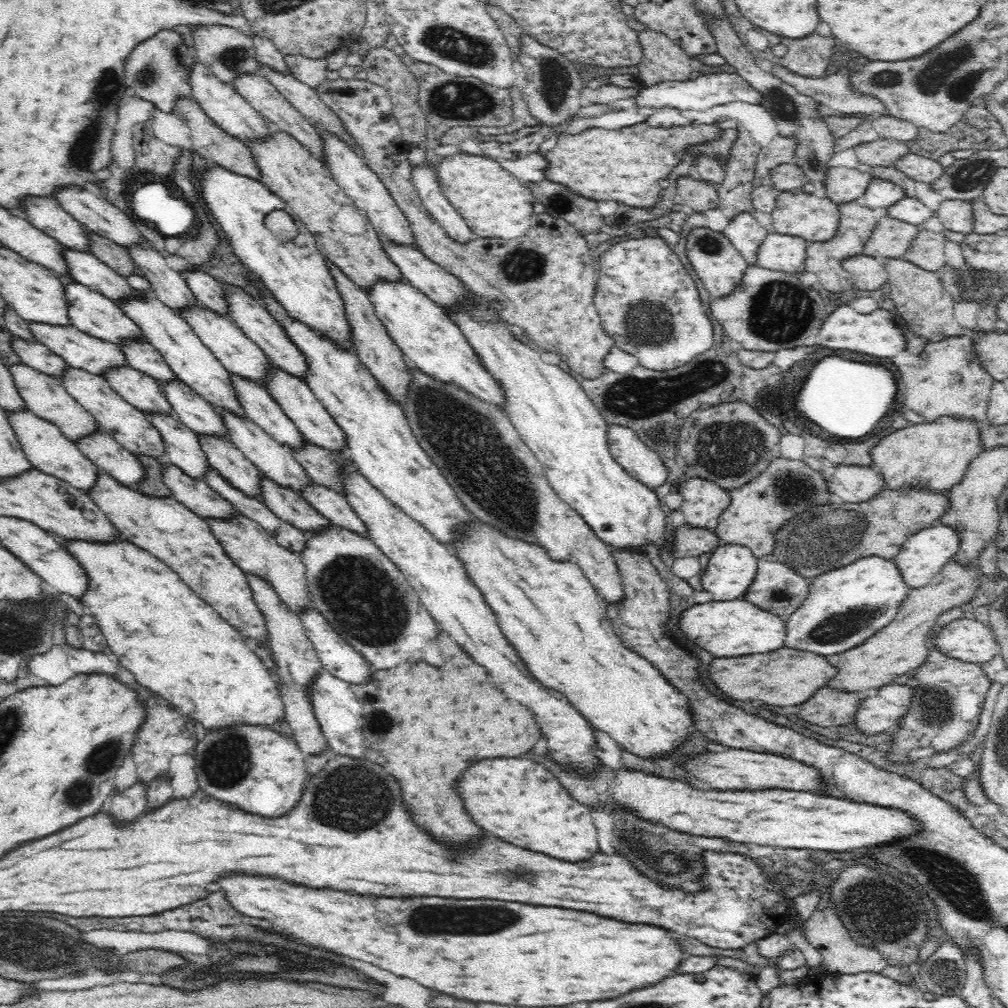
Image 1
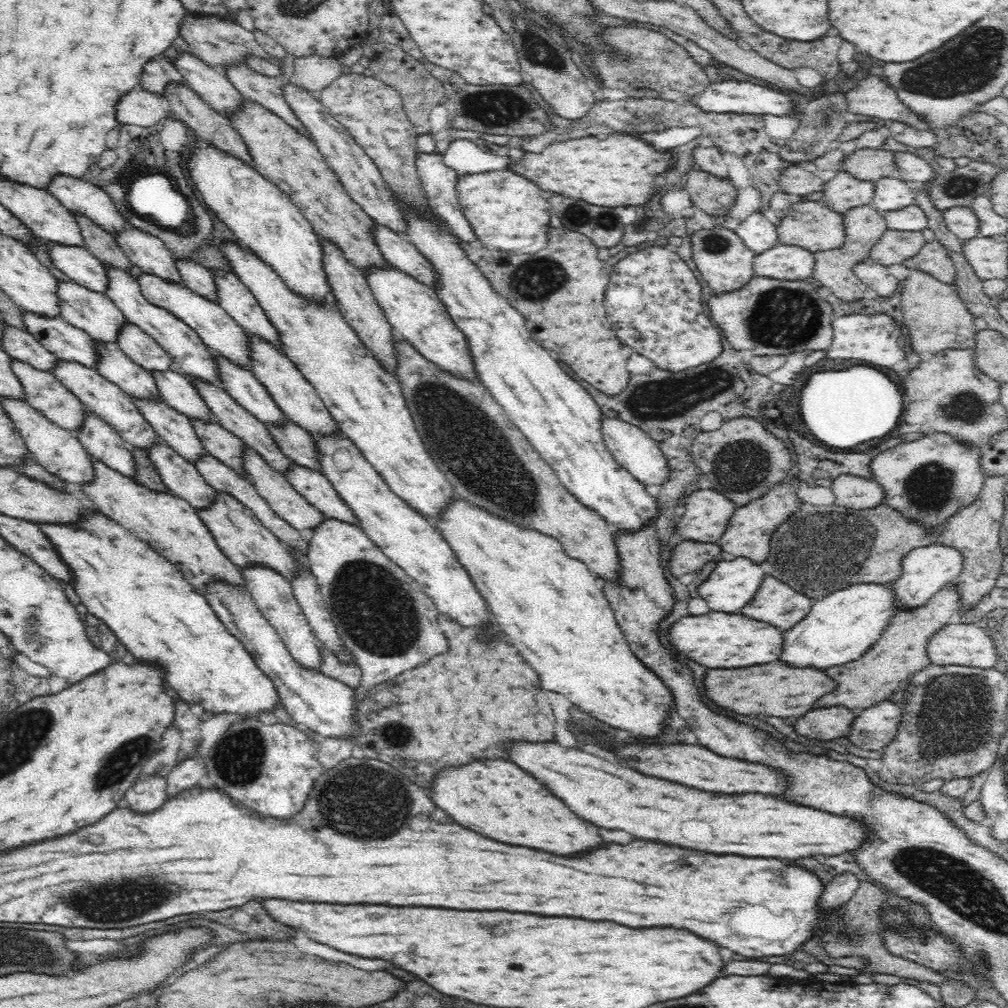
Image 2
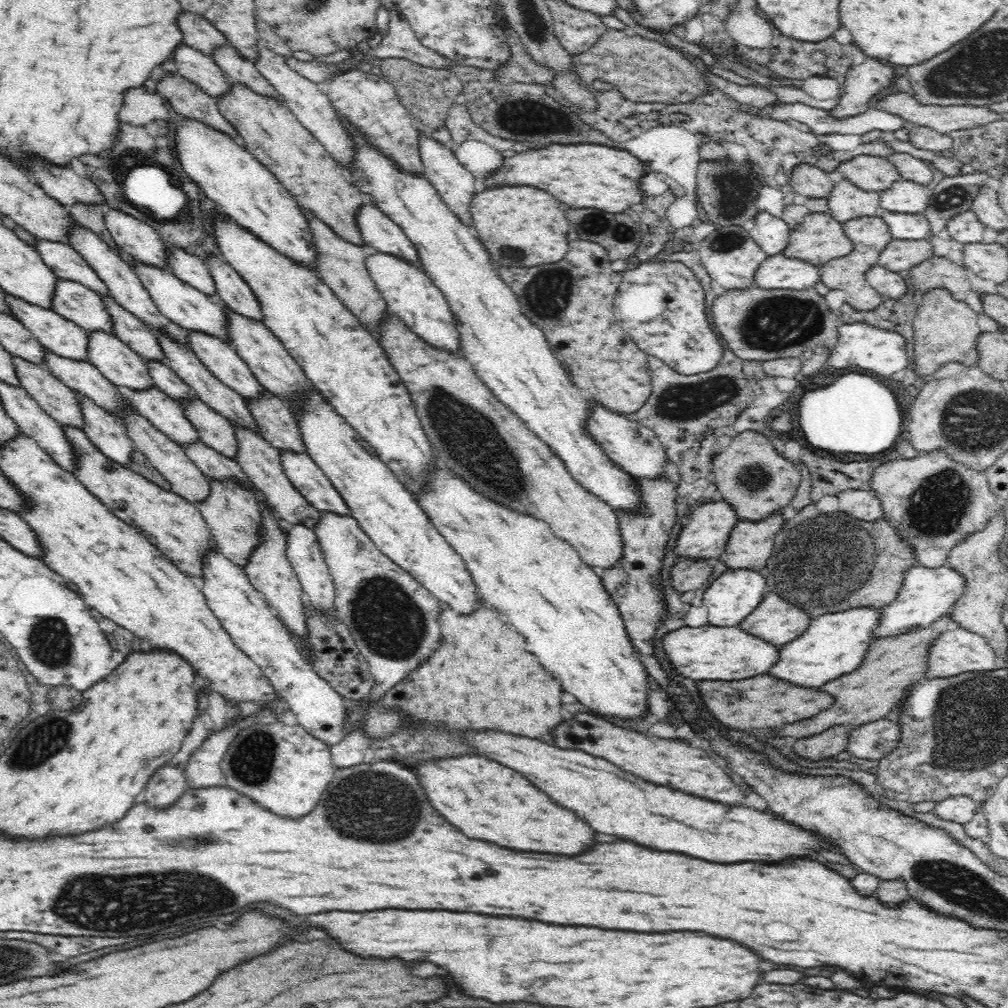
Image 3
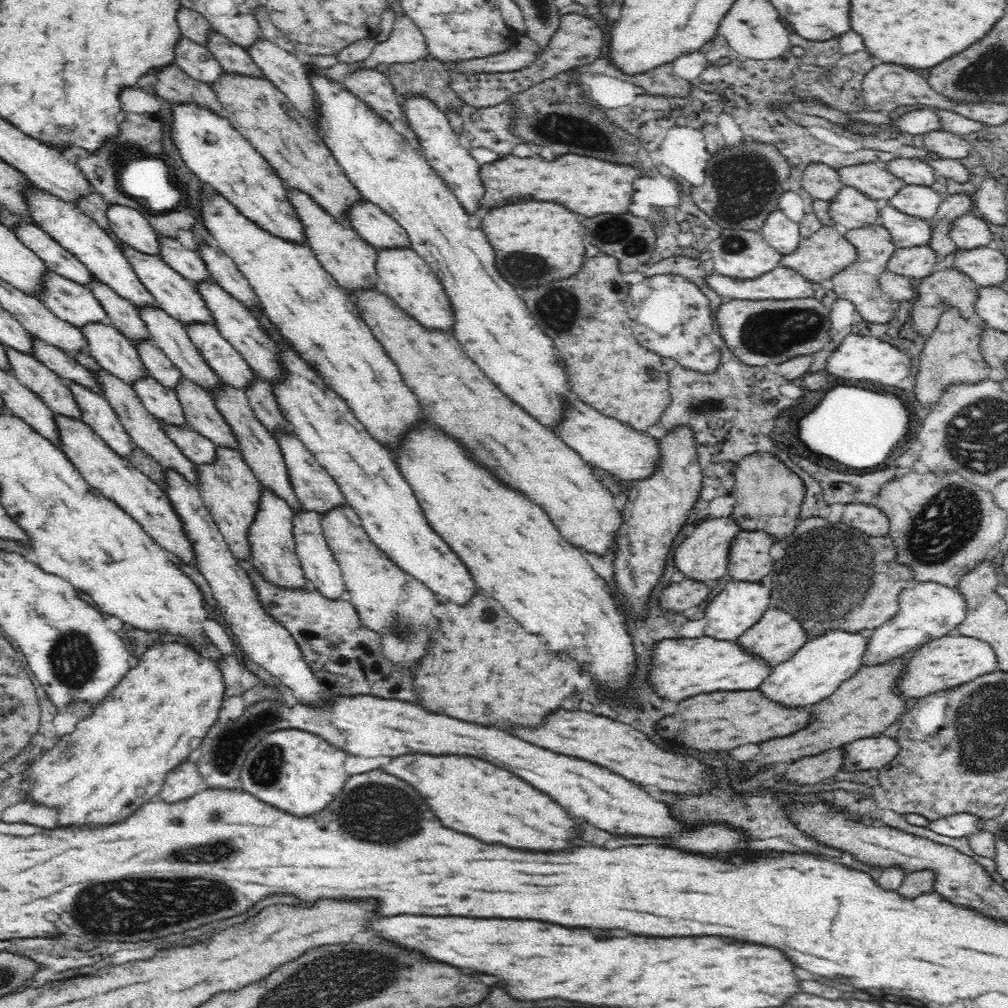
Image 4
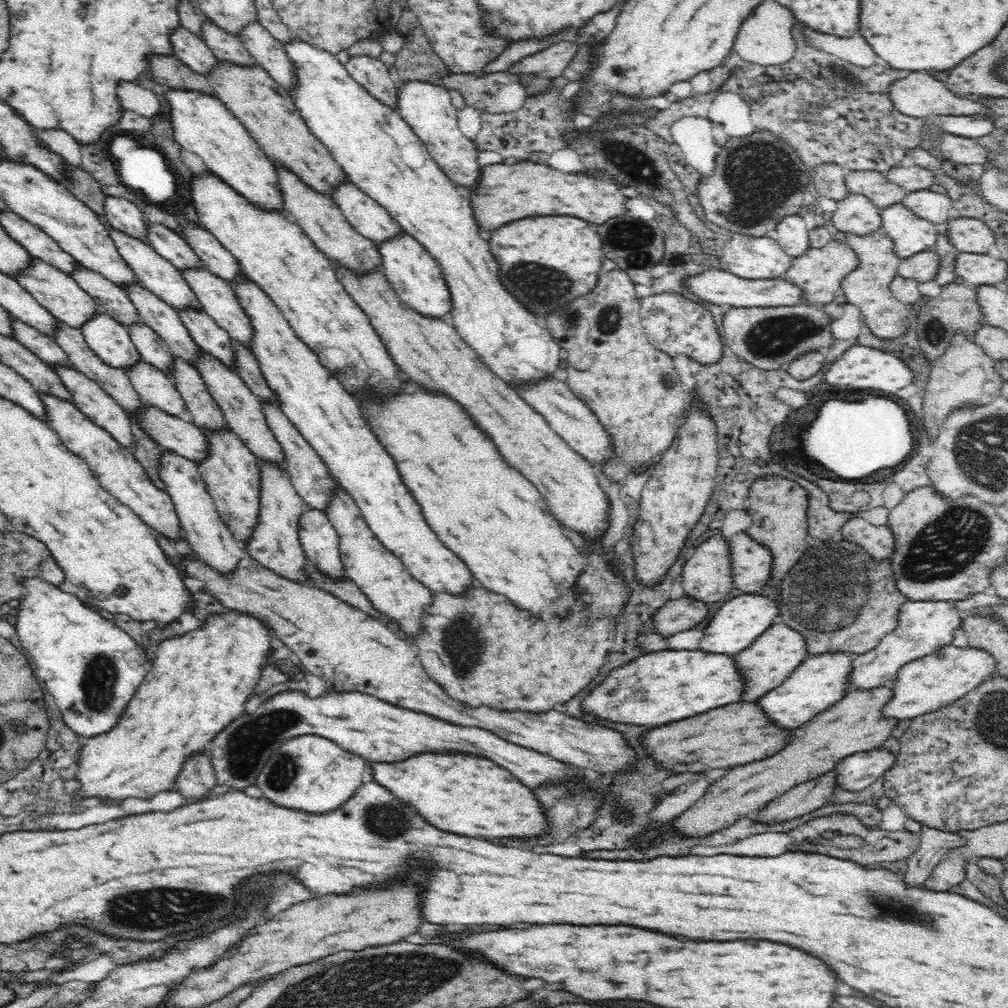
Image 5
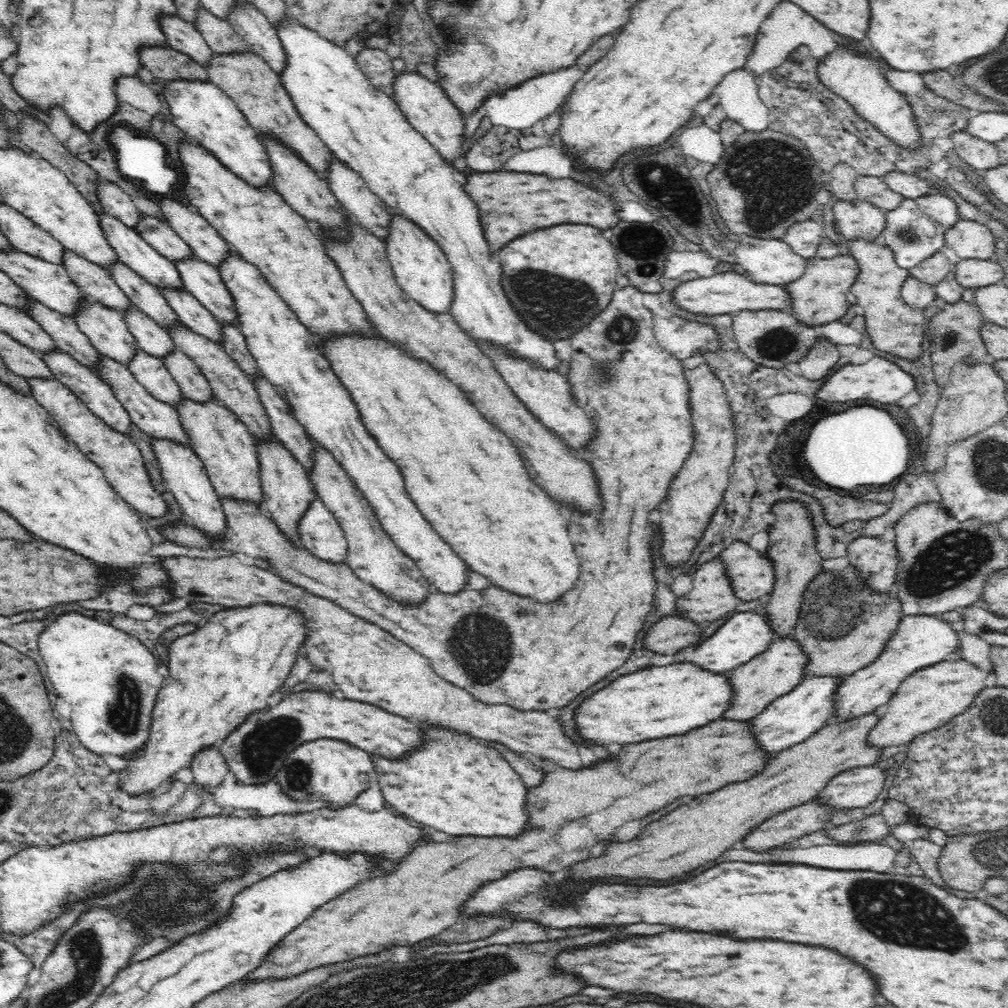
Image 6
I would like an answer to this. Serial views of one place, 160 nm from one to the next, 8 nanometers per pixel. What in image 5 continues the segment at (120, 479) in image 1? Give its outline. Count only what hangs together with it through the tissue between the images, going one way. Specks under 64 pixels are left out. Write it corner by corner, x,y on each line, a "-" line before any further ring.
52,366
52,368
72,394
72,403
77,409
108,432
120,446
132,449
136,431
131,419
117,401
73,367
66,366
60,369

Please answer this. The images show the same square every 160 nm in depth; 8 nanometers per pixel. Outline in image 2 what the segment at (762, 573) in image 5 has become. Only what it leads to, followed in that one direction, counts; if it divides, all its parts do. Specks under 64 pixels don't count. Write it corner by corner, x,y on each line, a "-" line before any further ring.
792,471
782,482
772,485
764,494
750,499
743,505
737,506
728,519
724,532
720,535
719,544
721,550
734,557
741,556
751,558
756,563
762,563
767,560
771,553
771,540
776,528
782,524
792,513
795,513
802,503
798,489
801,482
794,478

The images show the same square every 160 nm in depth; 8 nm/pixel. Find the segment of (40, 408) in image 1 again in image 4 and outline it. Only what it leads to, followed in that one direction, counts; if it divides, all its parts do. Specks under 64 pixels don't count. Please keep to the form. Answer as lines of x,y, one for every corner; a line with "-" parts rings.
7,346
5,349
7,350
8,362
10,363
13,374
26,388
30,389
34,394
37,394
55,415
60,414
62,417
81,420
81,412
74,395
71,393
71,390
64,385
64,380
62,380
60,376
42,364
33,355
28,356
27,354
22,354

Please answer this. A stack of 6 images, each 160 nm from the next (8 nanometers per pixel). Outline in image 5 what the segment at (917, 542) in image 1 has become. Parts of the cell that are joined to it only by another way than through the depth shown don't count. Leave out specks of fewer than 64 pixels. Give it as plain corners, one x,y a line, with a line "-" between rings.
907,598
899,608
898,623
887,632
870,650
853,656
851,685
856,690
866,690
876,686
891,684
897,679
900,667
912,659
937,651
952,642
954,633
960,629
962,618
948,599

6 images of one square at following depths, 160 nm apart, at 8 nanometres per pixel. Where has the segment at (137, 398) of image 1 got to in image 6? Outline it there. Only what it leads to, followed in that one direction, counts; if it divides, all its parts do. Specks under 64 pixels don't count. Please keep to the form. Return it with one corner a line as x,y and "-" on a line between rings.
84,300
74,320
101,356
122,365
136,356
139,348
121,311

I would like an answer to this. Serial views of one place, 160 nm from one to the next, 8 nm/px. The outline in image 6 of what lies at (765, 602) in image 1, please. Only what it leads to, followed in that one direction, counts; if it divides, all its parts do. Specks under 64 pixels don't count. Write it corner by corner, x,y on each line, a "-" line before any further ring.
792,634
777,635
767,644
763,651
728,672
734,688
734,699
723,717
754,720
766,705
774,702
776,698
780,698
782,694
788,694
793,687
800,684
806,675
807,664
808,655
806,651

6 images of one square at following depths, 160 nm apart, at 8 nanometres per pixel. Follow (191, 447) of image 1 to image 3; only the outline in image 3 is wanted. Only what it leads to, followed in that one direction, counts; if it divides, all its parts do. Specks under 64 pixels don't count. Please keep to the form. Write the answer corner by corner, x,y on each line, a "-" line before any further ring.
156,386
148,390
140,390
139,392
123,388
122,393
132,403
136,413
146,418
156,430
171,438
176,444
186,447
200,441
197,430
183,412
182,404
178,400
164,394

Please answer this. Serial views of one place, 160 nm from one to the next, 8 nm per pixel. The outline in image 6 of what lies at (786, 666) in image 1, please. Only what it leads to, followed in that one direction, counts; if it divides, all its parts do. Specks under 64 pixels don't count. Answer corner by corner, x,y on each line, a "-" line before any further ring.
718,718
717,720
712,720
704,726
699,726
698,728
688,730
687,733
677,734
677,735
668,735
660,738
651,738
648,740
643,740
640,742
633,742
630,744
624,745
624,750
618,750
618,760
604,760
602,764
598,763
591,767
582,767
581,769
565,769
564,767
557,766
554,768
554,772
548,772
544,782
536,788
530,788
528,790
528,812
530,812
530,820
528,820
528,830
524,834
520,834
518,838
460,838
456,836
454,840
450,838
444,840
444,836
440,836
440,842
434,842
434,844
426,844
426,846
420,846
416,848
412,854
404,856
402,862
396,866
396,870
388,876
380,876
380,878
374,878
374,880
362,881
357,885
354,885
351,889
344,891
342,894
331,898
330,900
324,901
322,904
319,904
316,908
313,908
309,915
301,920
294,928
291,928
287,933
283,934
283,937
279,938
279,941
266,953
266,956
261,960
259,965
256,965
249,970
248,974
244,974
241,982
244,981
256,981
264,979
284,979
291,978
302,972
308,972
307,970
323,967
324,965
331,965
332,963
342,964
348,962
352,959
358,957
364,957
365,955
374,955
387,951
393,945
406,945
411,946
418,941
426,939
426,936
436,936
440,930
448,928
456,916
458,916
458,902
468,894
468,890
472,890
476,884
480,884
482,880
488,880
488,878
496,878
502,870
506,870
508,866
520,866
520,862
524,864
536,864
540,868
546,868
546,870
560,870
564,868
566,864
572,864
574,860
580,860
590,856
590,850
592,850
592,842
596,840
604,840
608,838
612,832
616,832
616,828
620,824
624,824
626,818
636,818
636,816
642,816
644,812
650,812
666,802
670,802
674,796
684,796
684,794
690,794
690,796
698,796
698,794
704,794
704,792
710,792
720,788
723,784
729,782
741,781
747,778
750,778
752,775
758,774
761,770
764,770
764,767
771,760
771,754
766,751
762,745
760,745
759,738
756,737
755,731
752,730
752,720
739,720
734,718

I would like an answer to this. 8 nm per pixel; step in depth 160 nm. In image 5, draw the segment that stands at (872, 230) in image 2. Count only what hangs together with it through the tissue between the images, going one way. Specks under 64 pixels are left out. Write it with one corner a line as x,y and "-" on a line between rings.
882,231
857,236
851,233
843,234
845,242
859,258
858,267
841,282
840,292
844,292
848,303
855,304
861,310
861,318
868,332
880,339
896,339
906,332
906,307
903,302
896,300
889,286
898,277
898,264
901,258
896,255
892,238

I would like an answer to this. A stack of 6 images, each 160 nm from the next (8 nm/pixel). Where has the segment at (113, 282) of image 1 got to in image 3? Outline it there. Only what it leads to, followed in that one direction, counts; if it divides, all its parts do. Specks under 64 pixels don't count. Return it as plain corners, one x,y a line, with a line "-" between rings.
37,239
35,248
43,262
57,274
58,278
79,282
96,291
96,294
107,296
109,290
105,282
75,247

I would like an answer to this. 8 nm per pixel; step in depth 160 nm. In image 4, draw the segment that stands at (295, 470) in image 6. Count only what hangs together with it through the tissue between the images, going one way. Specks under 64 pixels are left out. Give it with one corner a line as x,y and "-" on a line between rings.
263,492
256,518
249,528
251,558
253,569
270,585
277,589
298,590
304,588
307,578
300,568
294,546
292,530
295,512
286,503
270,492

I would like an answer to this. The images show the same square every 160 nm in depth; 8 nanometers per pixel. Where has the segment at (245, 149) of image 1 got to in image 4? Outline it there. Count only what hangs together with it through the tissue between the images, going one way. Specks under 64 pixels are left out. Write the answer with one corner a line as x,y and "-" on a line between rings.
173,63
158,69
157,82
150,87
154,94
177,105
192,104
225,118
225,108
216,93
206,83
189,77
183,69

